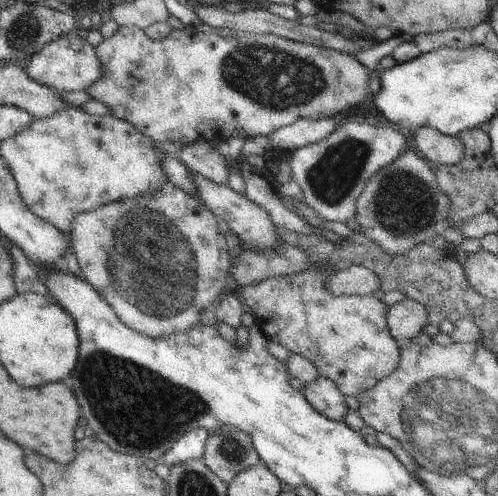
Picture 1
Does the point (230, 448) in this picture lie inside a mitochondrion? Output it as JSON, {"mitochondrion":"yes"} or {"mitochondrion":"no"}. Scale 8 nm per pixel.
{"mitochondrion":"yes"}

